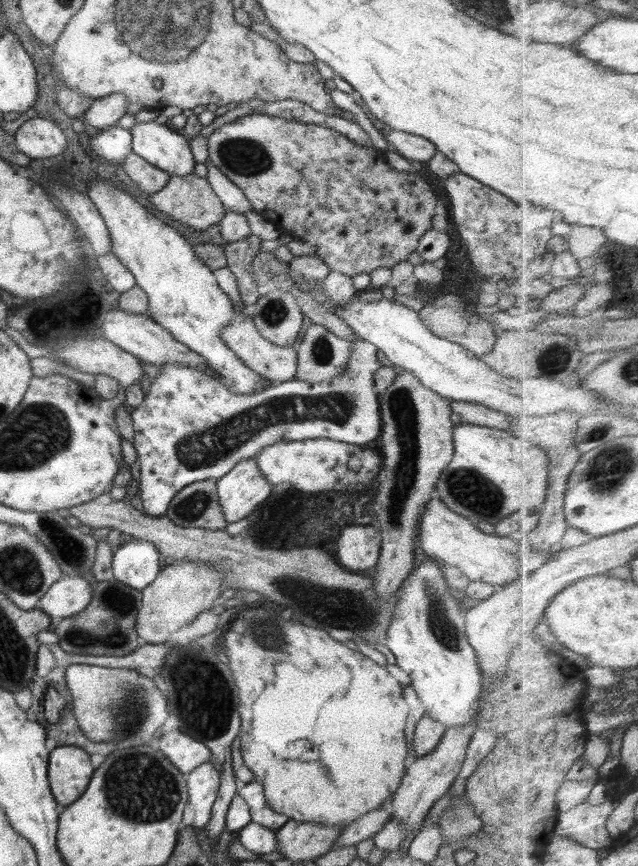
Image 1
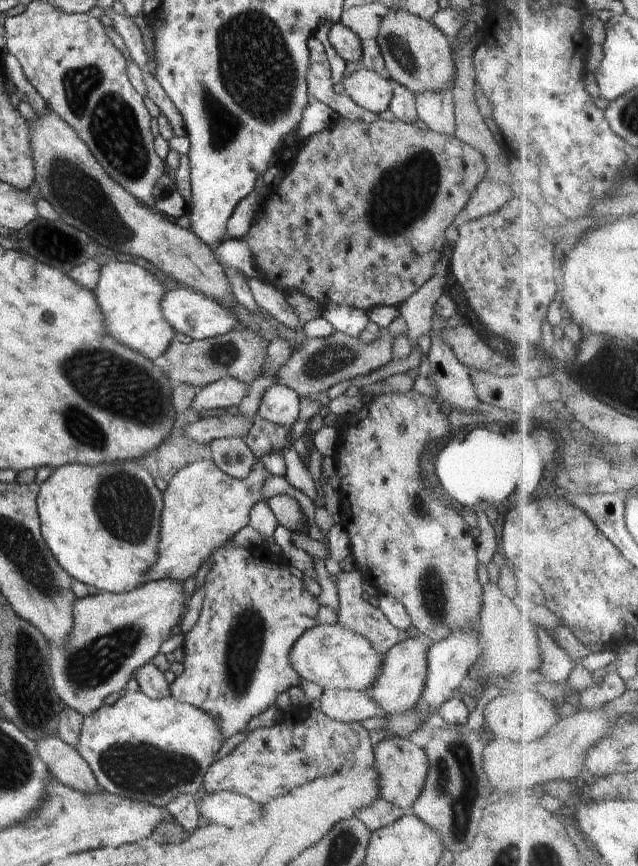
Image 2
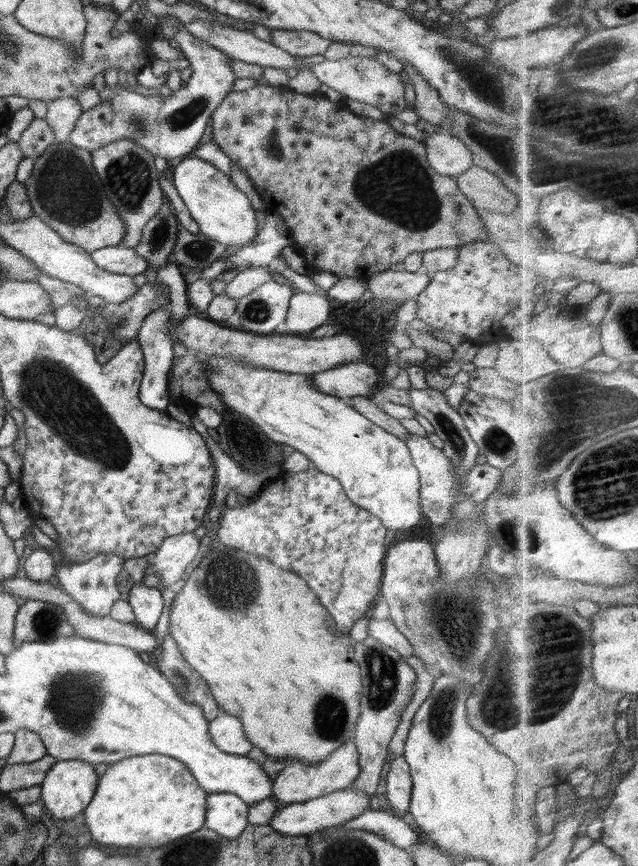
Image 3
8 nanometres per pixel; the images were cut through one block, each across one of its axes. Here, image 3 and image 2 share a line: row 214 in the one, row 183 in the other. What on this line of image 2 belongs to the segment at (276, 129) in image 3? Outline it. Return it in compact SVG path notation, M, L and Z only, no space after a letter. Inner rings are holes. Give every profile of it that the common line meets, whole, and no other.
M339 117L330 128L313 134L300 144L300 150L294 158L292 169L279 185L267 187L267 196L262 202L263 212L258 214L255 223L250 226L244 240L254 253L257 267L266 282L273 284L282 292L298 289L312 297L322 308L330 303L343 307L368 310L373 306L388 305L397 309L407 298L410 298L434 274L434 264L440 258L447 241L444 237L446 228L465 208L477 184L485 179L487 164L484 155L469 144L462 142L455 135L445 135L432 130L423 130L415 124L400 121L388 122L378 119L373 123L351 121Z

